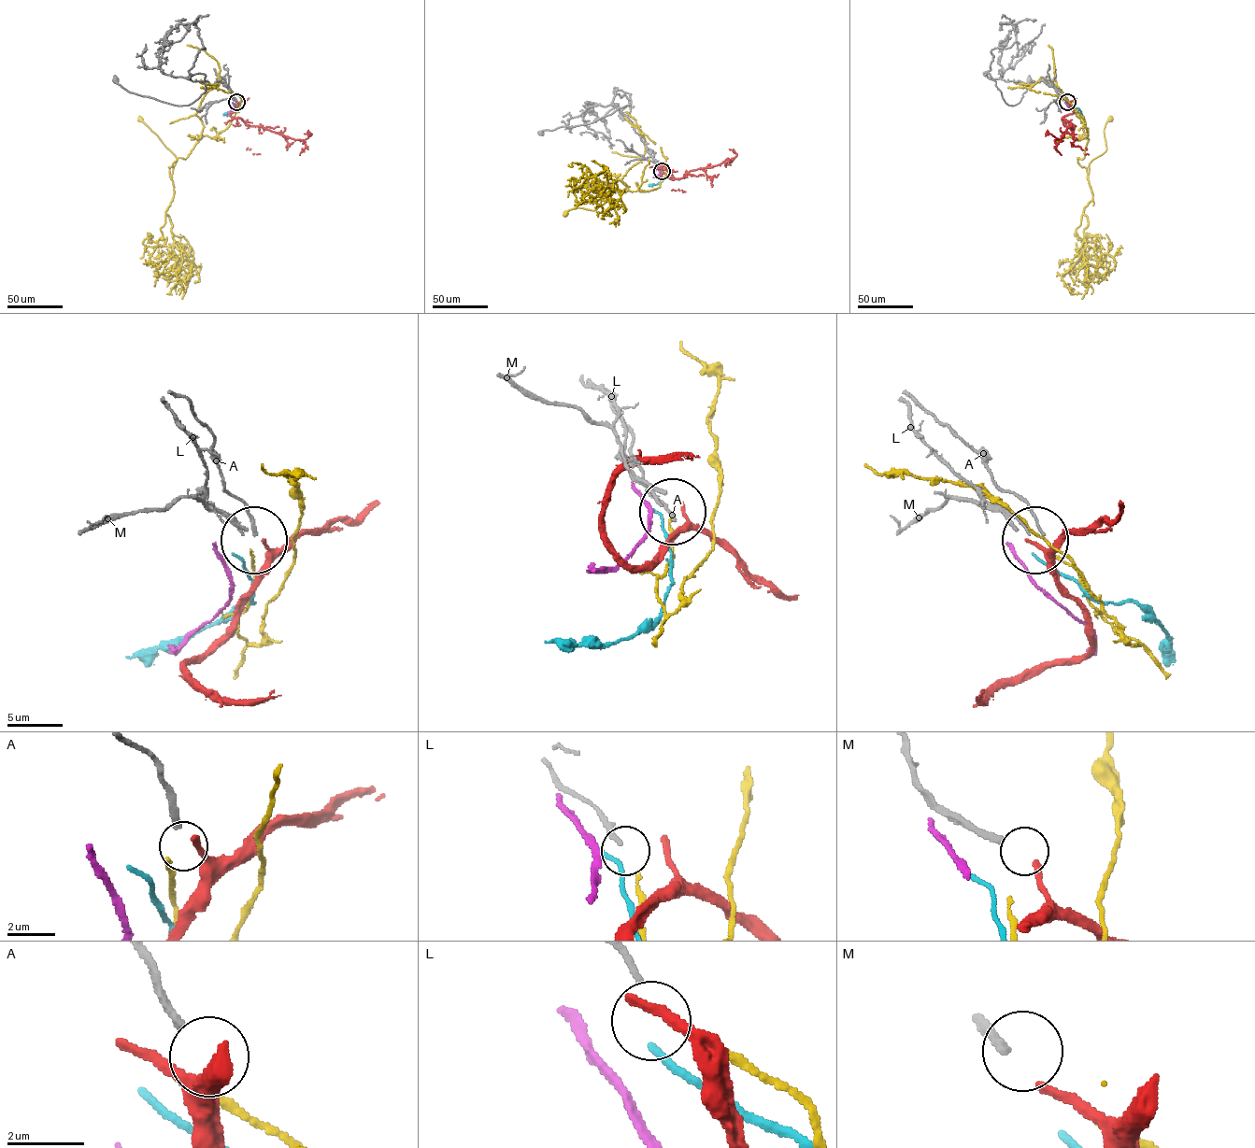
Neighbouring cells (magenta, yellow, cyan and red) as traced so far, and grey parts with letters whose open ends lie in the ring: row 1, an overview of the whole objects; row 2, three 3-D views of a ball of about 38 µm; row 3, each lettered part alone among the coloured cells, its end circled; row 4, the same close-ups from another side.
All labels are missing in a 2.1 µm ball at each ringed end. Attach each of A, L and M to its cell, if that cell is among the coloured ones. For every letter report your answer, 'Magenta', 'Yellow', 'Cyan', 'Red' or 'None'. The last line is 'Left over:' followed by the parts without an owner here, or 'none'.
A: None
L: None
M: Red
Left over: A, L

